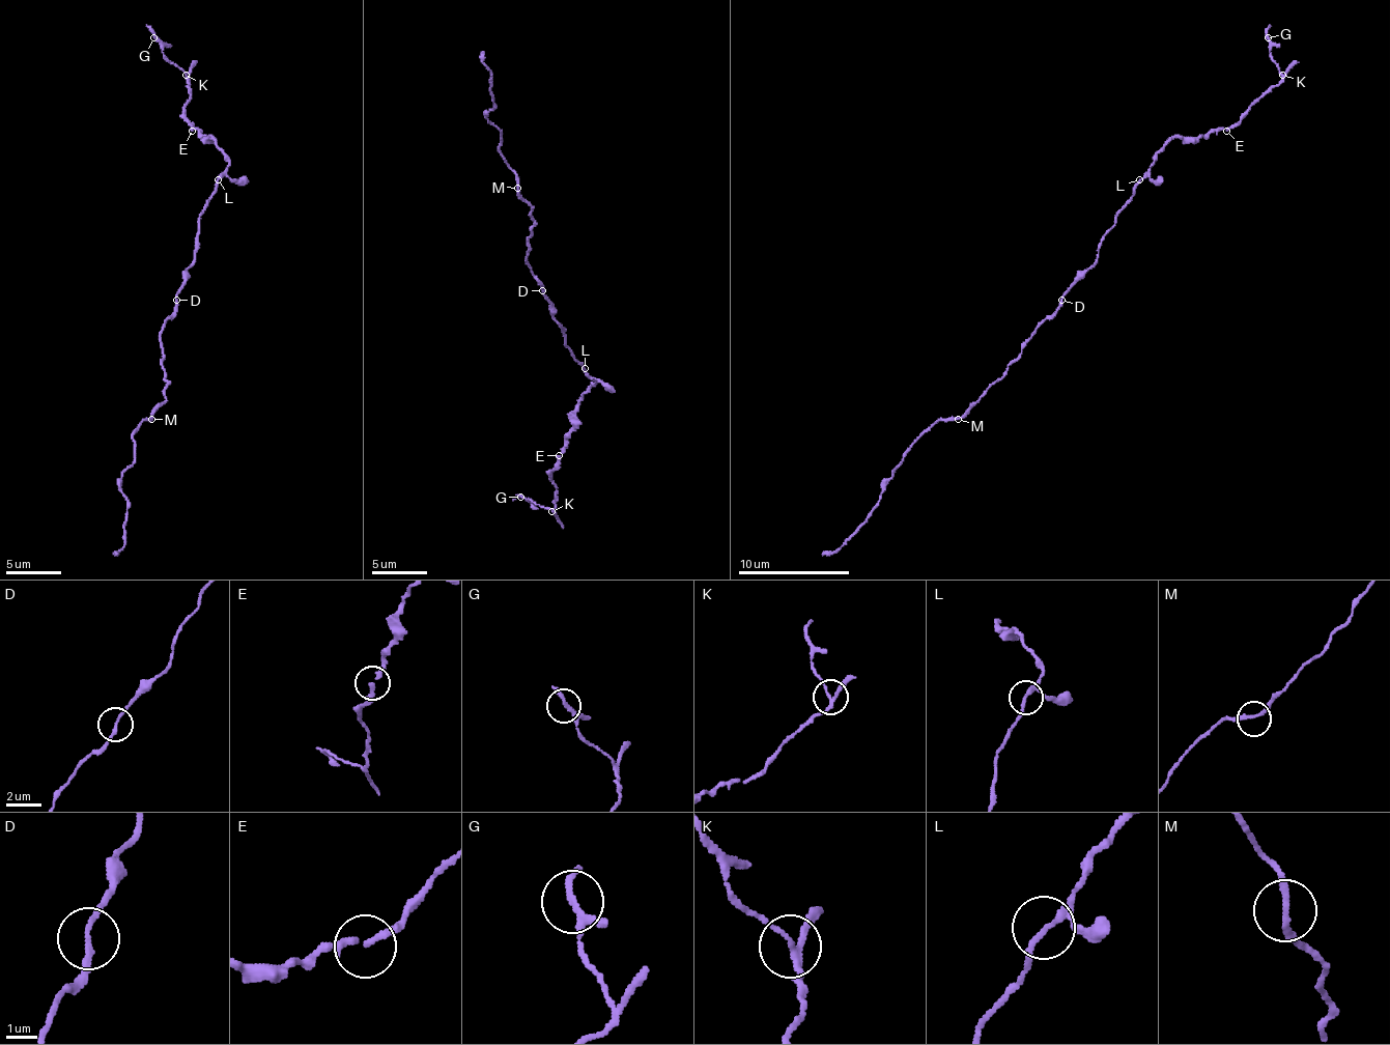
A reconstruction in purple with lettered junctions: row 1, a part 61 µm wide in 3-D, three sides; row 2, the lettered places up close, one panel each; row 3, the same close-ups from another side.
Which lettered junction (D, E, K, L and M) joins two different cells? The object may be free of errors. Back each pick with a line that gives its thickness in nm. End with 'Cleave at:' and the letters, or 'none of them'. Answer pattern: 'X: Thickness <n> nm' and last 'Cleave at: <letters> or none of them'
K: Thickness 170 nm
Cleave at: K

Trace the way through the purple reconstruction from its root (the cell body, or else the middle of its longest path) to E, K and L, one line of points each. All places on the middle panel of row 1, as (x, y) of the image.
E: (551, 305), (551, 315), (562, 327), (565, 346), (596, 383), (582, 396), (576, 427), (560, 455)
K: (551, 305), (565, 346), (596, 383), (582, 396), (576, 427), (551, 472), (557, 488), (551, 510)
L: (551, 305), (551, 315), (562, 327), (565, 346), (585, 368)

